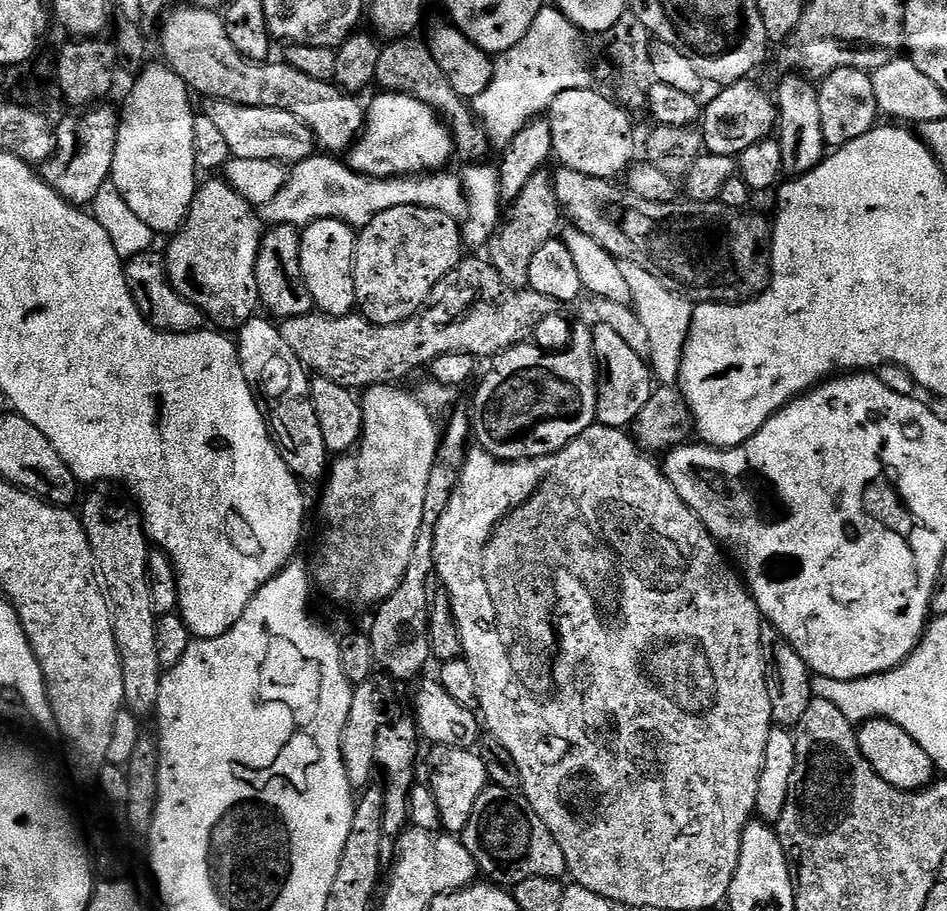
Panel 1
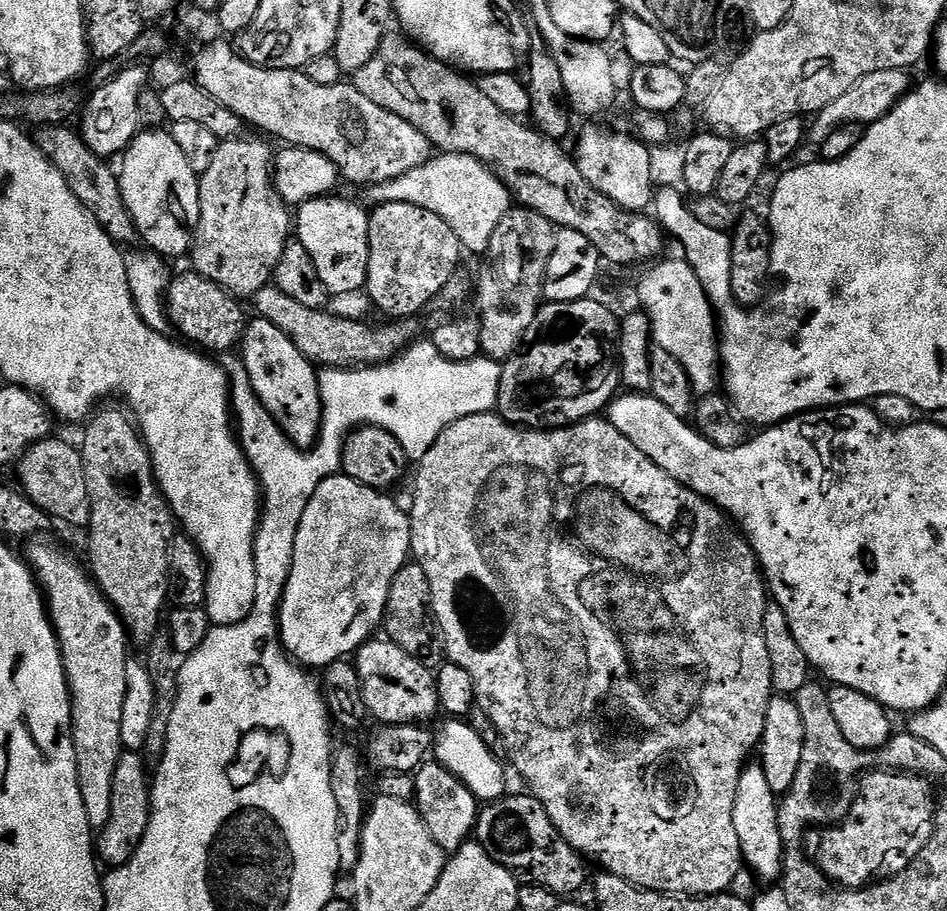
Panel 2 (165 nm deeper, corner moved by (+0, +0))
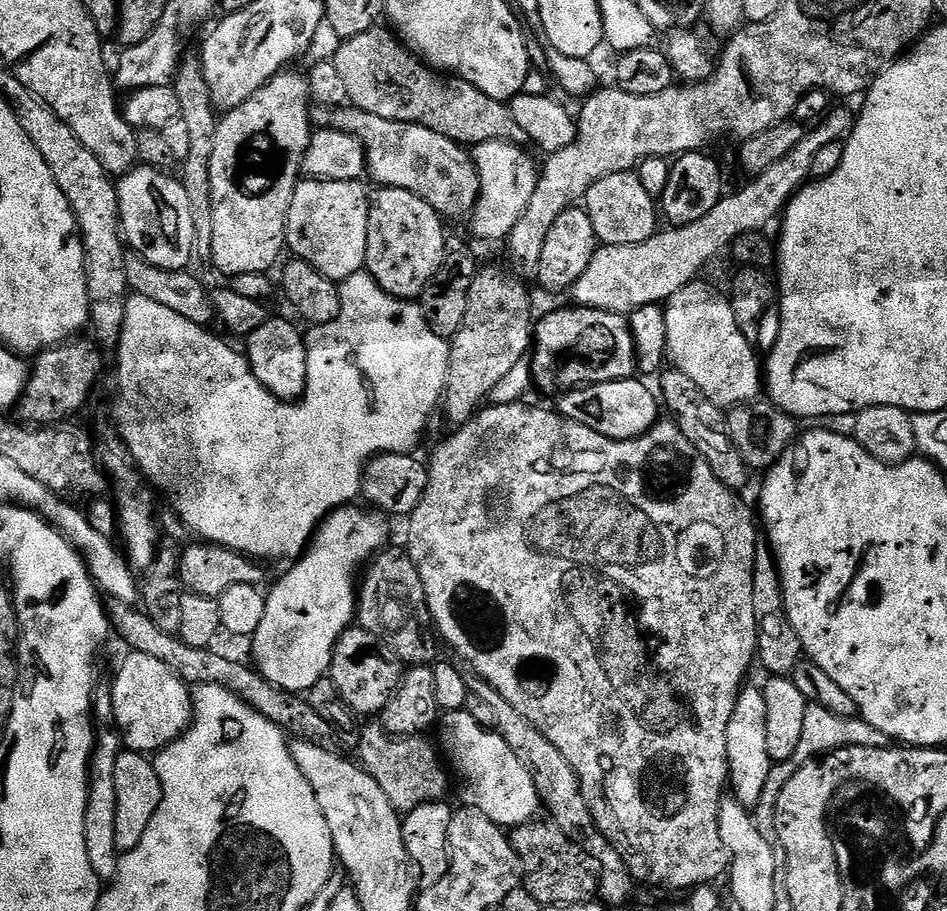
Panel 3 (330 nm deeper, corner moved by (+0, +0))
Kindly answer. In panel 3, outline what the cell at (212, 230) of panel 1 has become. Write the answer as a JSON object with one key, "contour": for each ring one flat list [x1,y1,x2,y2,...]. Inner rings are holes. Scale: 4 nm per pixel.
{"contour":[[293,70,279,72,274,78,270,78,263,86,252,95,242,106,229,108,219,117,216,133,214,134,214,150,210,157,210,190,212,191,213,204,213,244,211,248,210,262,221,272,225,278,241,276,242,274,258,274,259,272,271,273,271,268,276,263,281,263,280,255,285,255,286,241,288,238,288,211,290,202,294,198,294,190,302,176,304,155,310,146,310,138,314,131,312,117,310,115,310,97,308,95,308,82,303,75,300,76]]}

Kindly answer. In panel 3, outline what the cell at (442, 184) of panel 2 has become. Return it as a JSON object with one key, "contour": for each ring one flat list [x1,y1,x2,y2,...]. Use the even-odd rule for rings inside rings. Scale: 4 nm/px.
{"contour":[[484,140,471,149,480,179,480,197,470,213,470,221,473,234,480,240,503,241,514,230,514,222,522,218,526,206,530,206,538,179,538,164,520,147,511,140]]}

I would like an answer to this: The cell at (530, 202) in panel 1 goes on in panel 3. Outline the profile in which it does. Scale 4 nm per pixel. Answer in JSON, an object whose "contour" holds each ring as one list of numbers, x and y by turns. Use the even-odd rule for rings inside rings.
{"contour":[[481,267,477,271,470,286,470,298,466,298,466,318,462,322,462,330,451,337,448,385,444,387,442,412,448,415,452,426,472,419,491,397,498,382,502,382,502,378,506,378,506,374,510,374,510,370,518,366,518,362,525,359,533,347,534,316,532,320,532,300,524,285,527,283,505,268]]}

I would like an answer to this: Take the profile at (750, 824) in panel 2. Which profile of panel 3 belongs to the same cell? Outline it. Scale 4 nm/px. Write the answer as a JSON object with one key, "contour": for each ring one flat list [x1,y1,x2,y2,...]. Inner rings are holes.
{"contour":[[745,686,740,690,734,714,730,714,730,726,726,730,726,754,731,795,744,808,755,809,766,790,774,763,770,750,766,750,766,698,759,687]]}

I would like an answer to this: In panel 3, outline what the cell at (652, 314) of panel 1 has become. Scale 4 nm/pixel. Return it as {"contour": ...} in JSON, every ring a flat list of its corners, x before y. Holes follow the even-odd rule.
{"contour":[[700,283,682,286,682,290,663,305,668,360,675,371,691,378,714,406,727,410,751,405,762,392,761,357,760,360,756,357,753,341,742,334,734,318,731,299]]}

